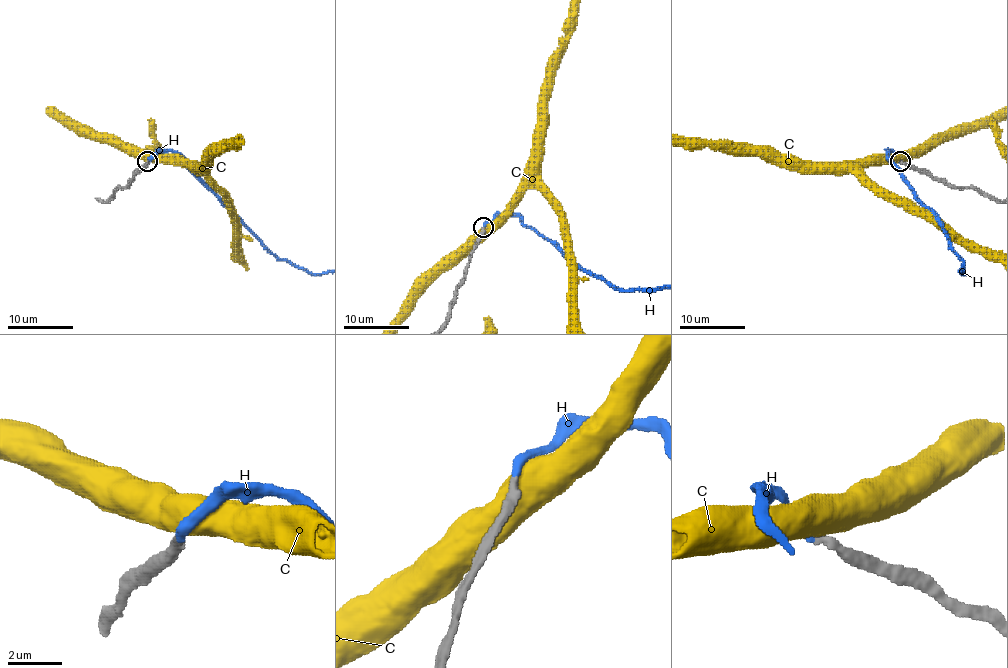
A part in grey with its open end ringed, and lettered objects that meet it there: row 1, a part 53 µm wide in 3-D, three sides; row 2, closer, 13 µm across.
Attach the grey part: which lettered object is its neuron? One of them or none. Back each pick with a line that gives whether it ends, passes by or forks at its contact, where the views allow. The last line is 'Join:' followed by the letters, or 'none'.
H: it ends there
Join: H

